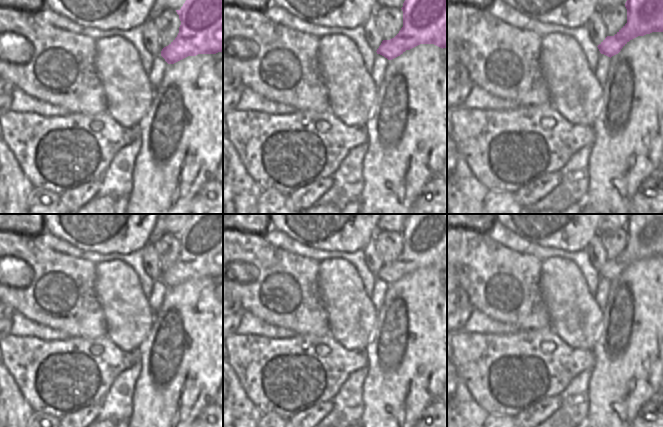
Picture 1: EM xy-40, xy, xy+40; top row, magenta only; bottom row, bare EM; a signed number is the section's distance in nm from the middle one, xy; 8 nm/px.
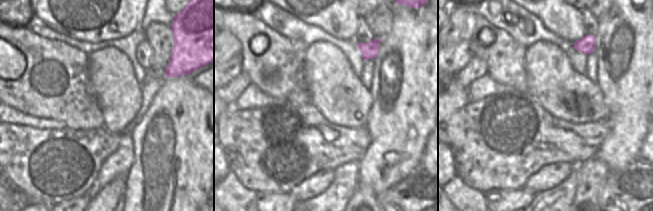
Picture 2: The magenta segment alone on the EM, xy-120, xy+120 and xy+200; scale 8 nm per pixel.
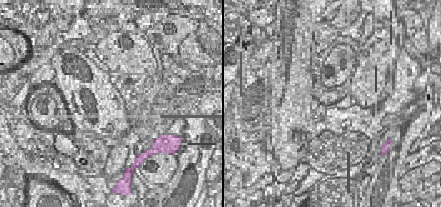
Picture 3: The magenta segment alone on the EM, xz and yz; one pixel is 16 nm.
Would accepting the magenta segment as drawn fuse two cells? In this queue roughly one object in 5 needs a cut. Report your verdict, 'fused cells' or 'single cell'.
single cell

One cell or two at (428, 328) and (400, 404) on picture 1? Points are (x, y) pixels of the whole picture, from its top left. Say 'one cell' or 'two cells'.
one cell

